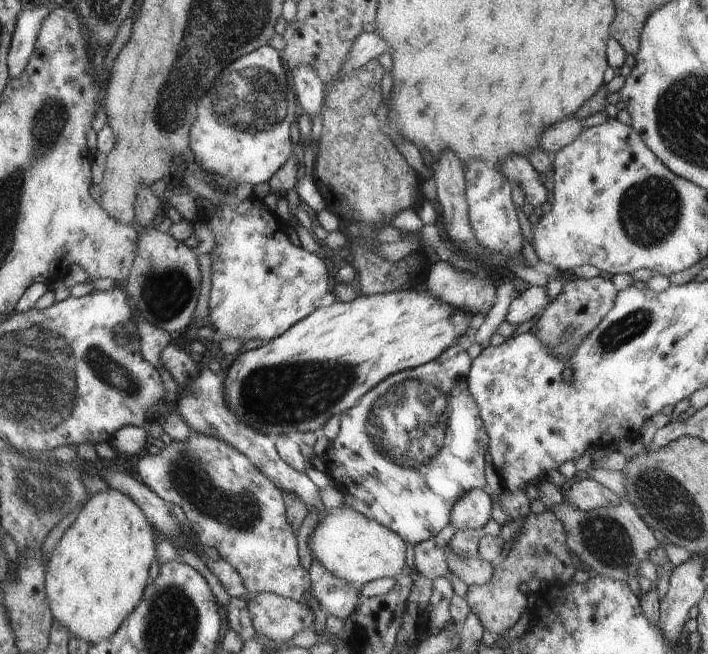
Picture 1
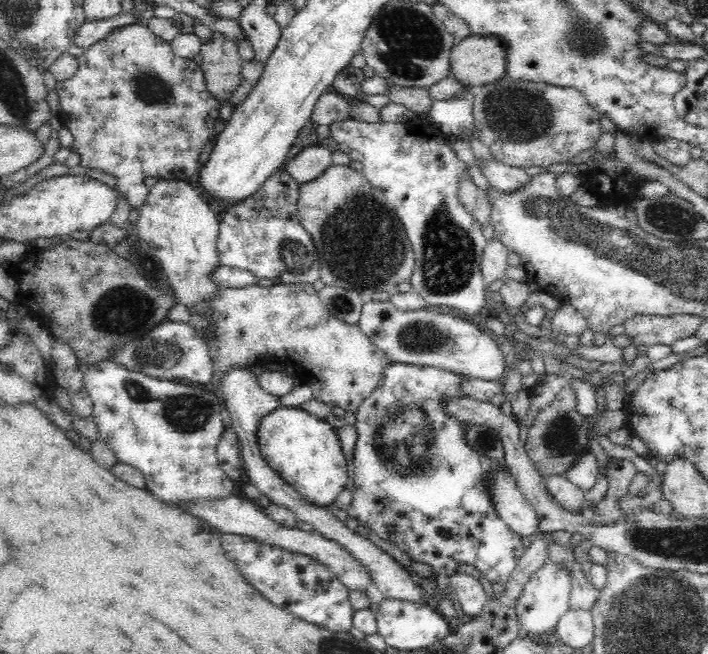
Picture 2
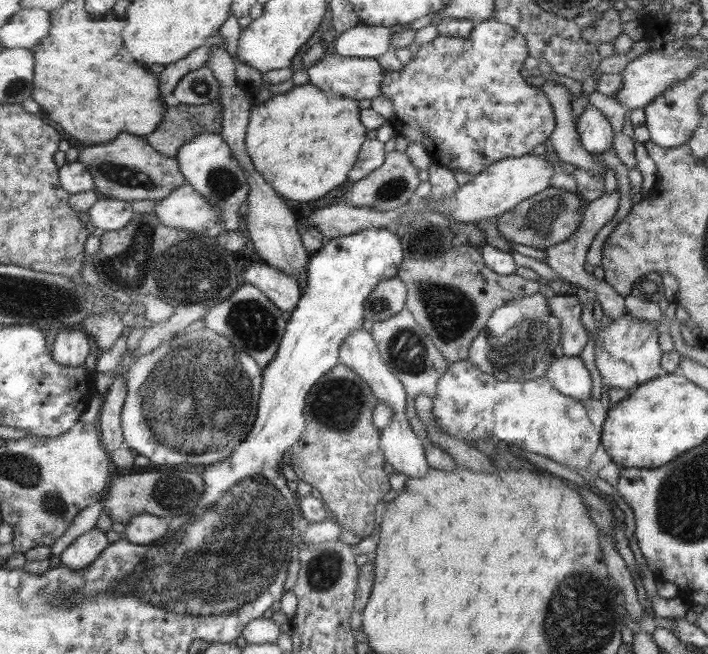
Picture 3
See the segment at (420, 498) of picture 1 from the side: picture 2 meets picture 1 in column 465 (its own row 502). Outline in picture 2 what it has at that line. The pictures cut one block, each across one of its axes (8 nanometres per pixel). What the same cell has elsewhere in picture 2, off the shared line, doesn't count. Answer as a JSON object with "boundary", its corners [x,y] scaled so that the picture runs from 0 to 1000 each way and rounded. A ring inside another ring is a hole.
{"boundary":[[[551,557],[534,593],[506,621],[503,657],[506,676],[500,691],[500,731],[503,755],[500,771],[492,777],[497,801],[523,804],[537,823],[556,829],[585,859],[610,865],[619,878],[638,881],[647,875],[647,862],[658,859],[672,865],[692,893],[712,896],[729,872],[734,853],[743,844],[746,826],[723,813],[720,804],[703,789],[695,771],[695,746],[689,746],[689,728],[715,713],[715,703],[692,703],[684,688],[672,691],[655,676],[658,645],[633,639],[621,624],[621,612],[650,606],[653,575],[579,557]]]}

